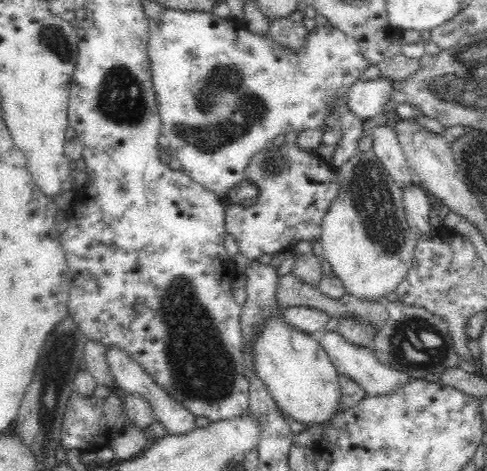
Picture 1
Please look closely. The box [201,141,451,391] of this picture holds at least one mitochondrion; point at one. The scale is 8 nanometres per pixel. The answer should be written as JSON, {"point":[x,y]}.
{"point":[370,194]}

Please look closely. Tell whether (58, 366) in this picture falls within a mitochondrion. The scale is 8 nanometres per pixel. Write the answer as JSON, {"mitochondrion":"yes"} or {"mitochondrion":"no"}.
{"mitochondrion":"yes"}

